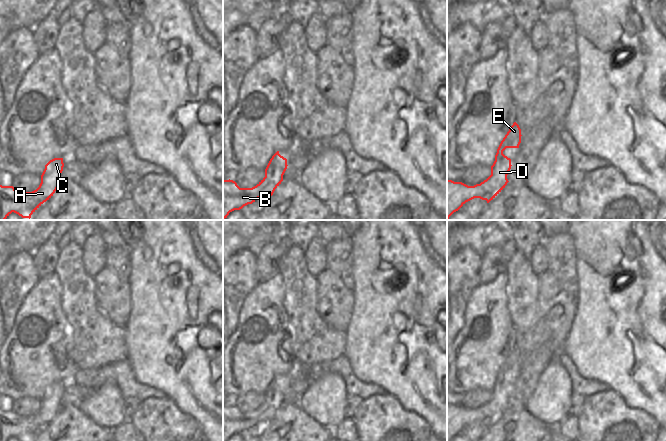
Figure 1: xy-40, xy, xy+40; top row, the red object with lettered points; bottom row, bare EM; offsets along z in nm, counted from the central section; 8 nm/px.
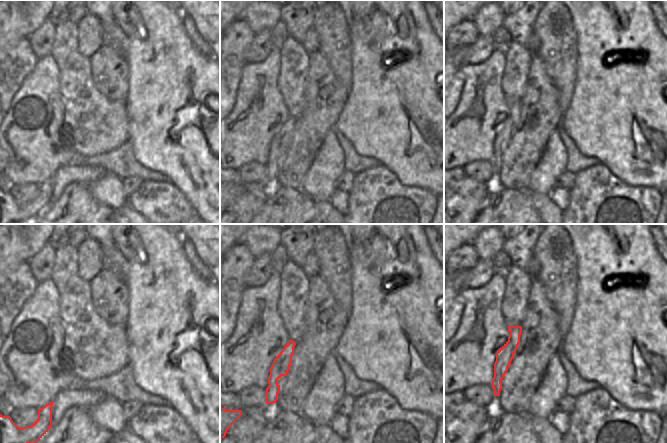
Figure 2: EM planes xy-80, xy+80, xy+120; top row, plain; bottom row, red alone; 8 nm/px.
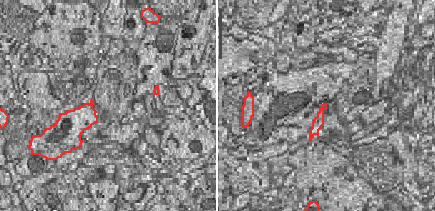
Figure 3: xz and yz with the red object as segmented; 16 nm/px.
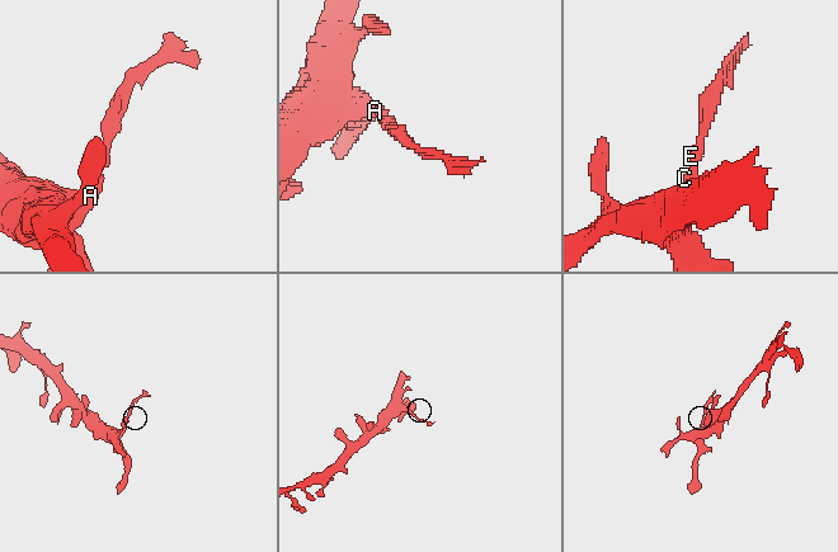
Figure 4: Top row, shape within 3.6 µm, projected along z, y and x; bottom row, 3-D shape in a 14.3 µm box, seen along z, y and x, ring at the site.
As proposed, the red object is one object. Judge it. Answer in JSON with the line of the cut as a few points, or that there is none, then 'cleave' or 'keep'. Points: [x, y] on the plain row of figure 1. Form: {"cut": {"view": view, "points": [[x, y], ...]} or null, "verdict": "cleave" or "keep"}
{"cut": {"view": "xy+40", "points": [[502, 377], [499, 381], [495, 382]]}, "verdict": "cleave"}

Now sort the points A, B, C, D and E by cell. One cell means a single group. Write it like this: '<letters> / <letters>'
A B C D / E

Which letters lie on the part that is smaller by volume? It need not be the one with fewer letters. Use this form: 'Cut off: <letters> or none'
Cut off: E

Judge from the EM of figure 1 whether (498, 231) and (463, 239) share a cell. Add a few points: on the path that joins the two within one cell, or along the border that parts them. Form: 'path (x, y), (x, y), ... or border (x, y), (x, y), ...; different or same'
path (489, 235), (472, 237); same

